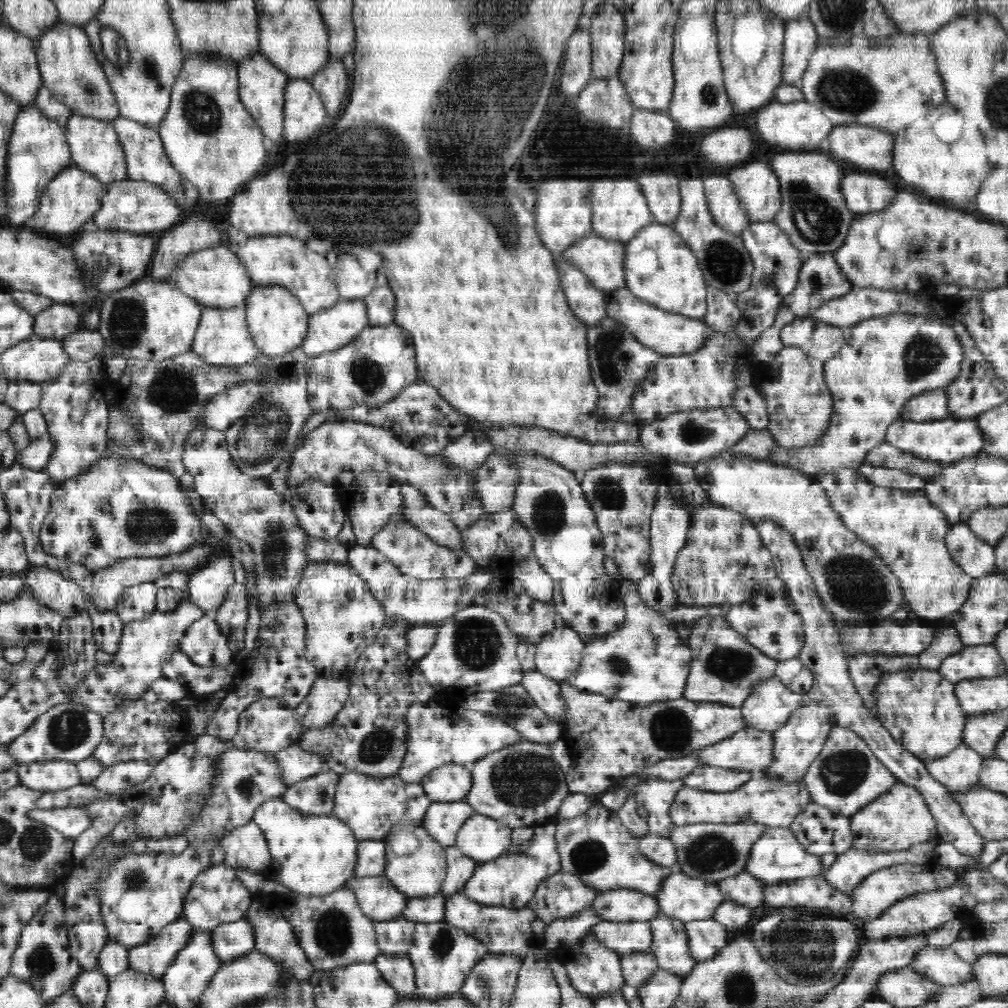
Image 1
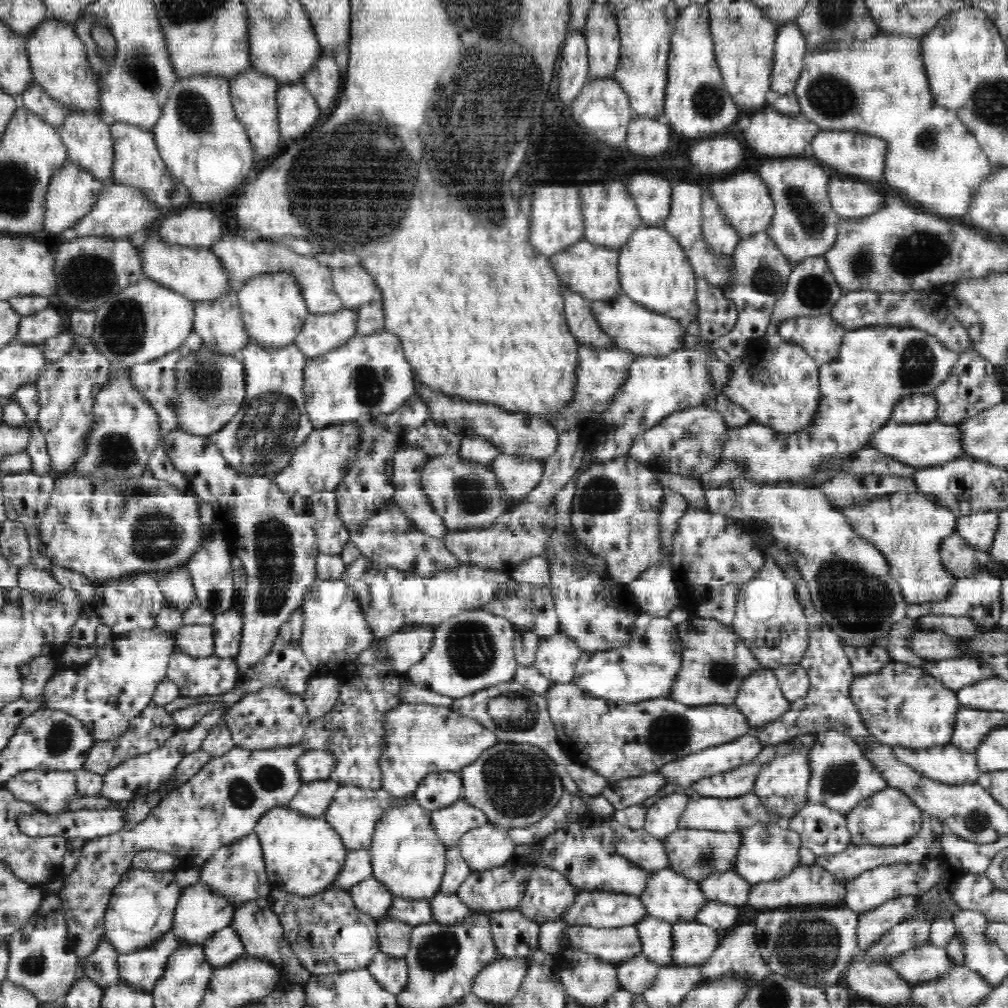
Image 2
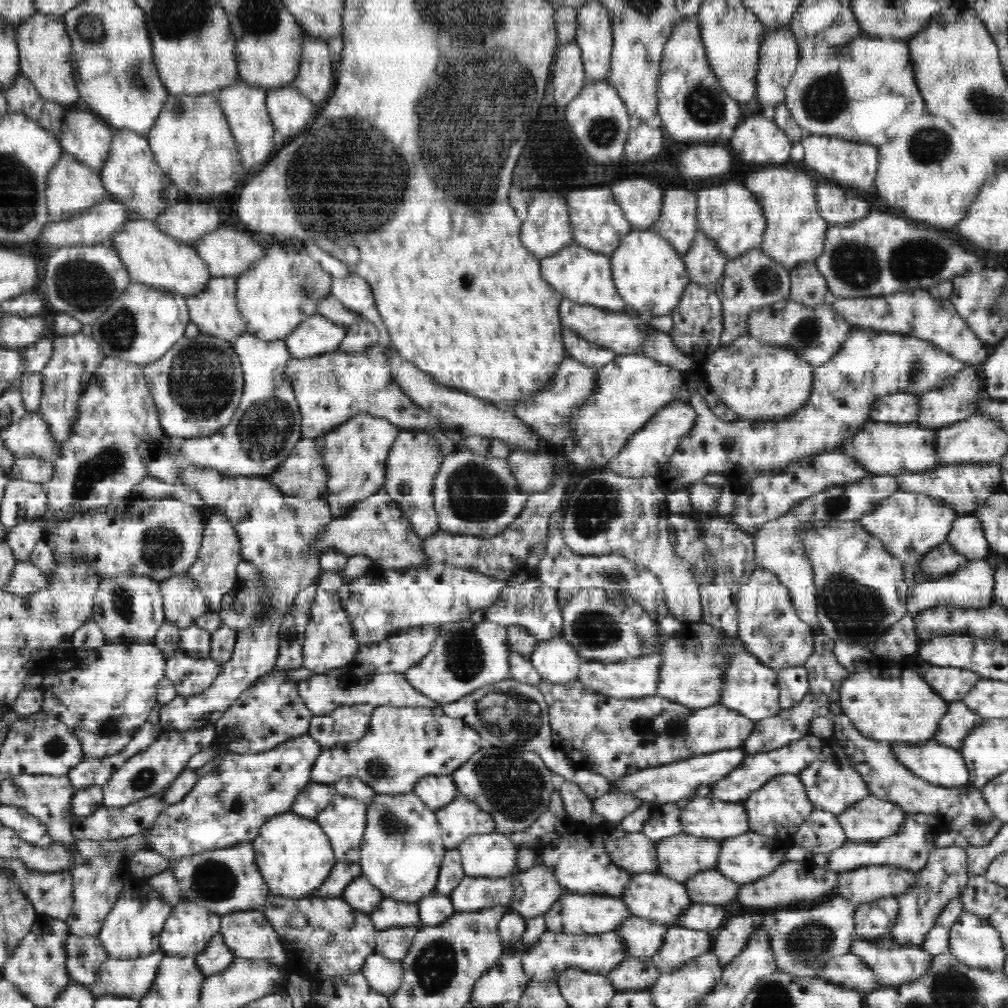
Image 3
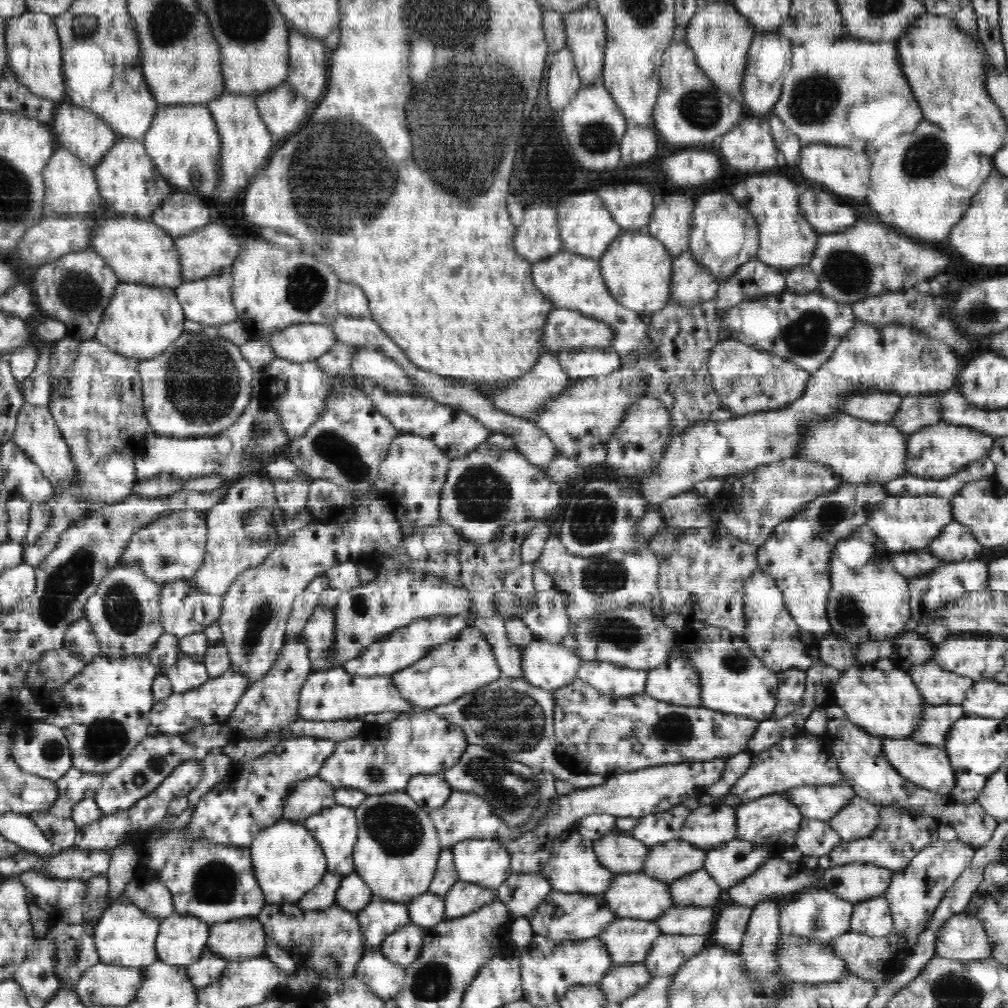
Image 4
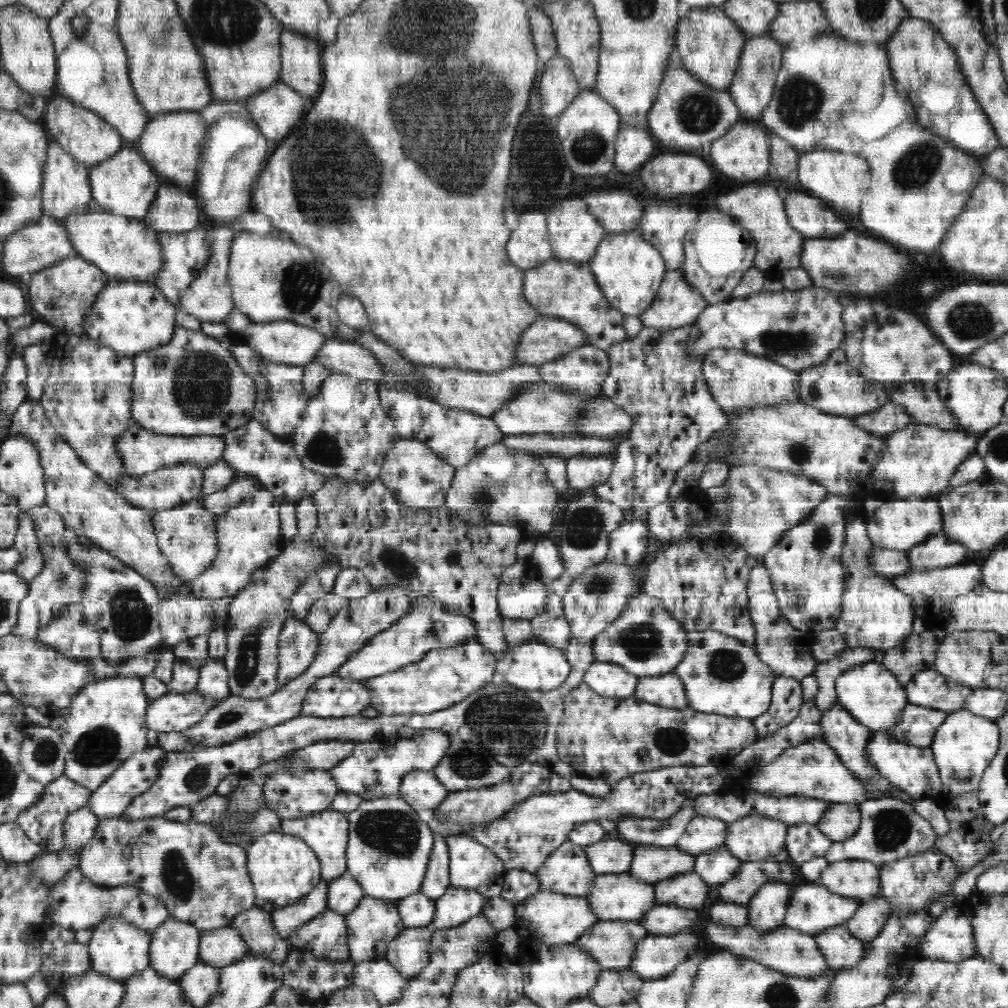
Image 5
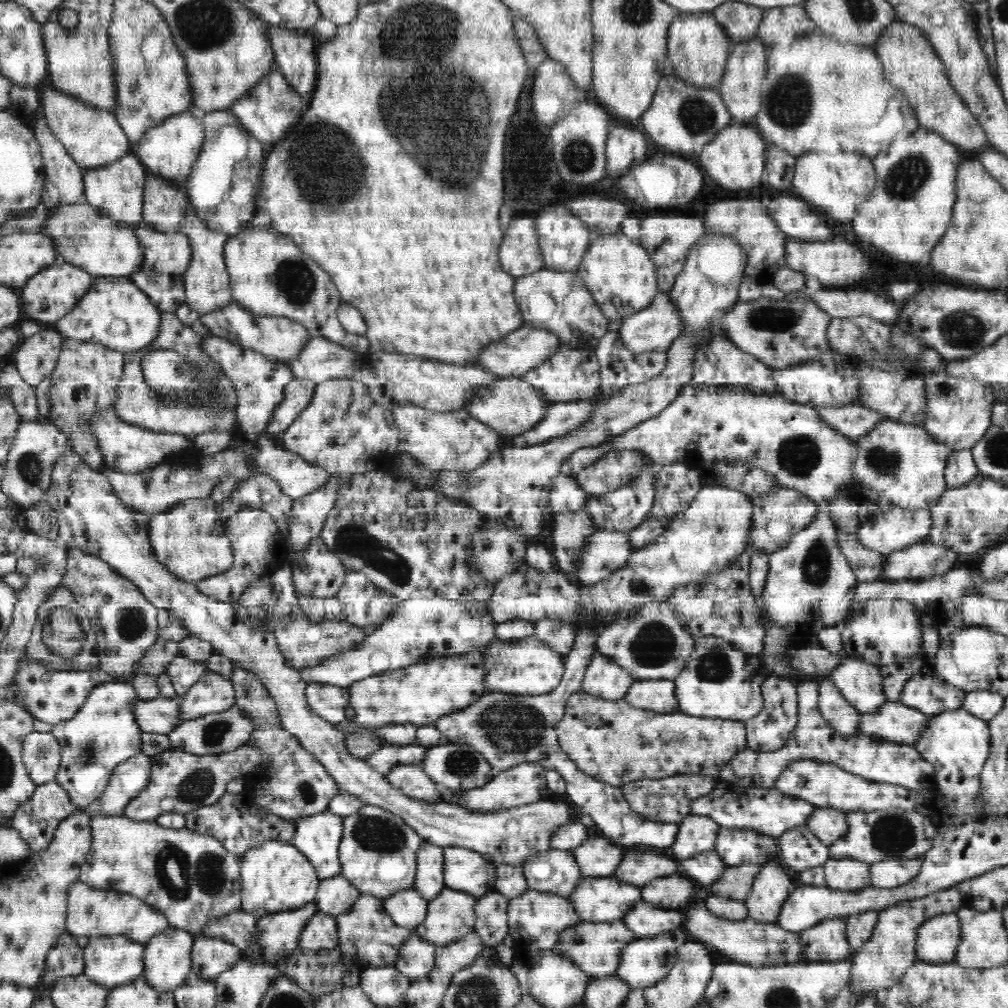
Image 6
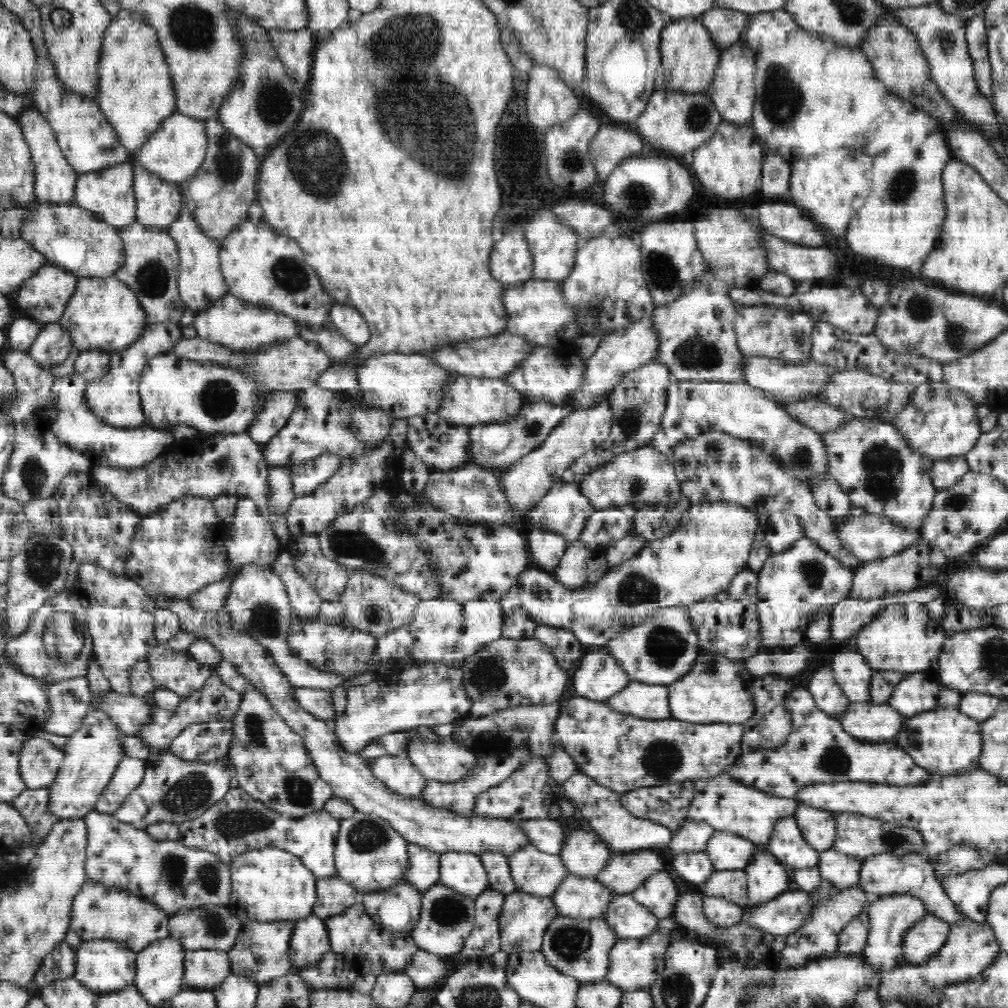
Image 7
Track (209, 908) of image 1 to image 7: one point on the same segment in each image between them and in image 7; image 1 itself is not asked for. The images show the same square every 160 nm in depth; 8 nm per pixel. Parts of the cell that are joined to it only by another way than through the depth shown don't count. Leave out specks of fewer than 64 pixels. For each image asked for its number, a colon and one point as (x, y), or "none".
2: (200, 914)
3: (189, 929)
4: (182, 939)
5: (175, 945)
6: (167, 958)
7: (159, 973)

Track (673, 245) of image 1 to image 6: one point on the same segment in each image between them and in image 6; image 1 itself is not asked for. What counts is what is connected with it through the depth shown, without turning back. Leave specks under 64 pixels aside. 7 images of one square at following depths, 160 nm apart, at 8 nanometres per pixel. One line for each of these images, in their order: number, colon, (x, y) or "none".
2: (654, 271)
3: (649, 274)
4: (637, 268)
5: (629, 271)
6: (616, 269)

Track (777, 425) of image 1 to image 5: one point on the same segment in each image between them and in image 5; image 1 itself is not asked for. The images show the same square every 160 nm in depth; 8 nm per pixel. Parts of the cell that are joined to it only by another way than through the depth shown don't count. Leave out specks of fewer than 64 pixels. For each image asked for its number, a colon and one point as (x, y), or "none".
2: (781, 390)
3: (757, 381)
4: (747, 380)
5: (737, 380)

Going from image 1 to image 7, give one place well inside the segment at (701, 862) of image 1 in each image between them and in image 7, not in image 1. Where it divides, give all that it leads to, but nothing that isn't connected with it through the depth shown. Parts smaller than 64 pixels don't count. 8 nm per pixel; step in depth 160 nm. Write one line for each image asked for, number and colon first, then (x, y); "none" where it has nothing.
2: (695, 854)
3: (679, 857)
4: (669, 861)
5: (651, 864)
6: (638, 869)
7: (625, 872)

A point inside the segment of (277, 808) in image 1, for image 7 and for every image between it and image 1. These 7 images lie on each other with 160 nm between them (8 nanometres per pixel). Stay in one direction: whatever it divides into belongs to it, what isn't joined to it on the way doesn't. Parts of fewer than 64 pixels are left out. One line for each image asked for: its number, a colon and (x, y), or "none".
2: (303, 855)
3: (294, 855)
4: (288, 862)
5: (283, 868)
6: (276, 877)
7: (270, 884)

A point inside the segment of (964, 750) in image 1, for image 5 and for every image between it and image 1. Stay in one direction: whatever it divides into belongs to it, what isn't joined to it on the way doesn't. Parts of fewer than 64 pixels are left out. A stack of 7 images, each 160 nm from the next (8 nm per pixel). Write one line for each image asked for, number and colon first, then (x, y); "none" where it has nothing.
2: (948, 764)
3: (940, 765)
4: (928, 766)
5: (913, 769)

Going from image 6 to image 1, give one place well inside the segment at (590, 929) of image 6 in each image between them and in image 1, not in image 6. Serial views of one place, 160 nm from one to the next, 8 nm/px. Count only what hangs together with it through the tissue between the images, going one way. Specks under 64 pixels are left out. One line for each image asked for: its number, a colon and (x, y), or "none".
1: (669, 942)
2: (655, 935)
3: (643, 938)
4: (627, 940)
5: (612, 944)

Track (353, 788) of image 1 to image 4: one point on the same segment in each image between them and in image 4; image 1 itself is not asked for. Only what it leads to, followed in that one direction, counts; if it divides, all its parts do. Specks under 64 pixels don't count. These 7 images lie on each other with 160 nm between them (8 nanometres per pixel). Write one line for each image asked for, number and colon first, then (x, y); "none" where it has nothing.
2: (353, 813)
3: (343, 820)
4: (335, 828)

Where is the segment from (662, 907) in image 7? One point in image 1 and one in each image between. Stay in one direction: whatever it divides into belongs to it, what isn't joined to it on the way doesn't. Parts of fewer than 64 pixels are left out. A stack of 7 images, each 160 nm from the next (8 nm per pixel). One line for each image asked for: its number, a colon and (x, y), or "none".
1: (744, 889)
2: (729, 888)
3: (710, 887)
4: (698, 888)
5: (687, 891)
6: (671, 892)

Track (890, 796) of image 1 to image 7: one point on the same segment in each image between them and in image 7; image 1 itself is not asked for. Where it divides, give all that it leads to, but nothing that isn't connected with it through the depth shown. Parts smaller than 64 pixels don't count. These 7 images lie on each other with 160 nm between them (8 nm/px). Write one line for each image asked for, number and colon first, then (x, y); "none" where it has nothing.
2: (889, 817)
3: (870, 819)
4: (857, 819)
5: (840, 821)
6: (828, 824)
7: (818, 826)

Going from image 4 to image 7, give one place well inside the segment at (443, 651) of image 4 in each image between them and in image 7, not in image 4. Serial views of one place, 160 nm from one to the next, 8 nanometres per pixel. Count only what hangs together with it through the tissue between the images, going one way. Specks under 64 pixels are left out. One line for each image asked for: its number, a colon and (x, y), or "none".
5: (446, 676)
6: (419, 694)
7: (423, 695)

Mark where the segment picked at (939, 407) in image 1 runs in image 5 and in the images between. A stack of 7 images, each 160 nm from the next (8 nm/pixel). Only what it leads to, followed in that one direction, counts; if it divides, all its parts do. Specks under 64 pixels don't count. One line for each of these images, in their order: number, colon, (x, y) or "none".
2: (919, 408)
3: (901, 408)
4: (877, 407)
5: (834, 387)

